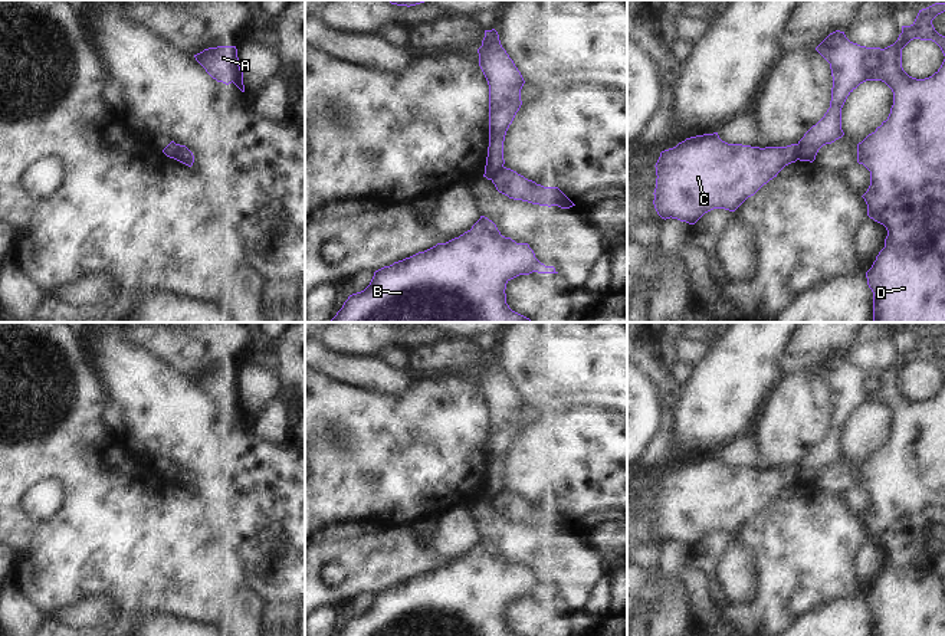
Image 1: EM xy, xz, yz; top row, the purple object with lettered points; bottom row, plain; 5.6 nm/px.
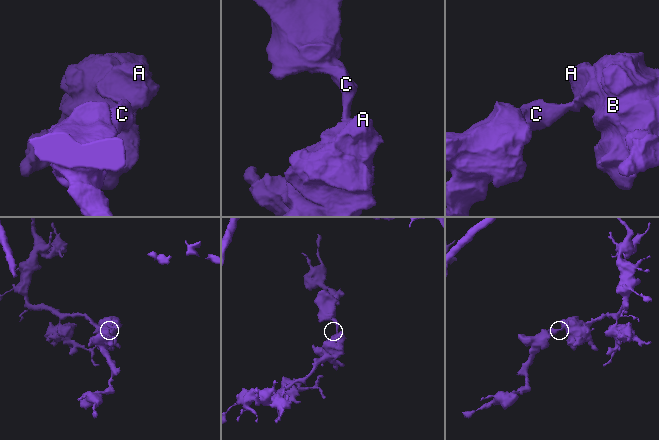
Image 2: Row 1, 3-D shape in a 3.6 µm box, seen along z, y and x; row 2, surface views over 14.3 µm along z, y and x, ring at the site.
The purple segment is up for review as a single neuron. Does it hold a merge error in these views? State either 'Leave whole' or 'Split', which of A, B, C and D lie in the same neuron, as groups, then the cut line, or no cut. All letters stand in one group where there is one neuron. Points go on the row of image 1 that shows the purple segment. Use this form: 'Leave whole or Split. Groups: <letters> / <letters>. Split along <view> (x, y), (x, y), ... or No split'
Split. Groups: A B D / C. Split along xy (174, 144), (176, 158).

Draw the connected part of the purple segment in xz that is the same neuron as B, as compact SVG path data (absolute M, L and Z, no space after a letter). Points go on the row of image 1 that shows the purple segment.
M480 216L459 237L375 271L370 285L350 295L331 322L532 322L509 308L505 294L511 279L532 272L558 273L554 266L541 263L528 243L502 236L492 220Z

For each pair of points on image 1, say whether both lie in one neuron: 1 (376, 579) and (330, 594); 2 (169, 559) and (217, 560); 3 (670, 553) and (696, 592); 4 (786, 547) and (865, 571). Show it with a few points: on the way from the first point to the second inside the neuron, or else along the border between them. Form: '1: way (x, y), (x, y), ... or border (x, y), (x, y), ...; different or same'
1: way (364, 579), (341, 592); same
2: way (180, 560), (206, 560); same
3: border (689, 547), (681, 579); different
4: border (868, 538), (856, 554), (855, 574), (859, 583); different

